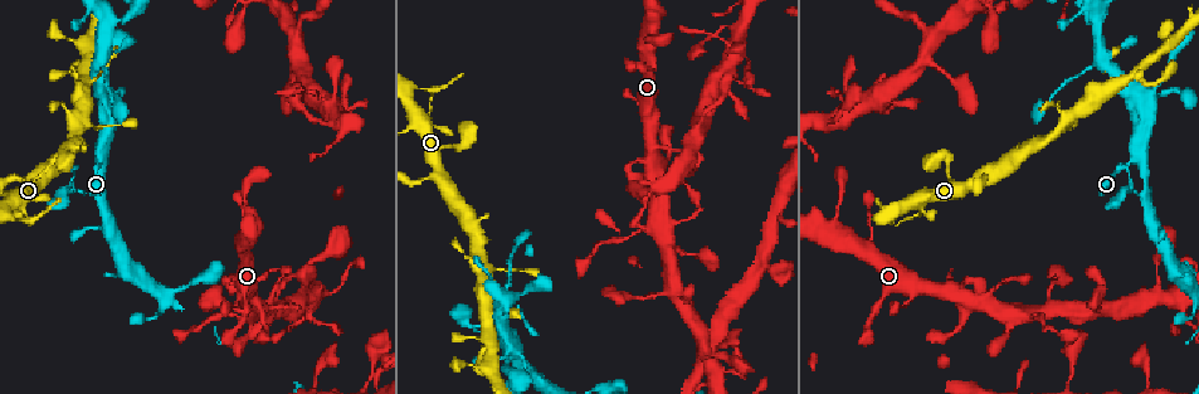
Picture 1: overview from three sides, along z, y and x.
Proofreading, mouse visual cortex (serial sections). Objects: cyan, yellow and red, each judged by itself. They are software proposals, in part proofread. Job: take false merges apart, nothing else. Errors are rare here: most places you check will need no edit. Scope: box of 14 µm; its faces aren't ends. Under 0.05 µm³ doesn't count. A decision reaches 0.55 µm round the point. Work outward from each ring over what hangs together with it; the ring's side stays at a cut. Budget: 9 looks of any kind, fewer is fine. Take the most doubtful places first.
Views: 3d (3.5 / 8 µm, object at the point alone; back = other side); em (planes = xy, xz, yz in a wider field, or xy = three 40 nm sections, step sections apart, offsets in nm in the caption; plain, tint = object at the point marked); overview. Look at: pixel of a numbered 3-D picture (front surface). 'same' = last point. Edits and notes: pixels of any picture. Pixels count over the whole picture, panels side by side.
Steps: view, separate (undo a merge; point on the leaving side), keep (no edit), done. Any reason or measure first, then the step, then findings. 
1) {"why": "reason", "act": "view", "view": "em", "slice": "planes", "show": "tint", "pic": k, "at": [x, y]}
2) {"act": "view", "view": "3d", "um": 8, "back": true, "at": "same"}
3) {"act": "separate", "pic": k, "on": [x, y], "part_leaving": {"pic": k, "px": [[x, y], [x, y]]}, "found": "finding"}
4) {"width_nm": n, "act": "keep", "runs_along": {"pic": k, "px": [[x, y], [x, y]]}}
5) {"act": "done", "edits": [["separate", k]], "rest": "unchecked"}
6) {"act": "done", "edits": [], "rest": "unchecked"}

{"why": "small branch off a trunk", "act": "view", "view": "em", "slice": "xy", "step": 2, "show": "tint", "pic": 1, "at": [21, 209]}

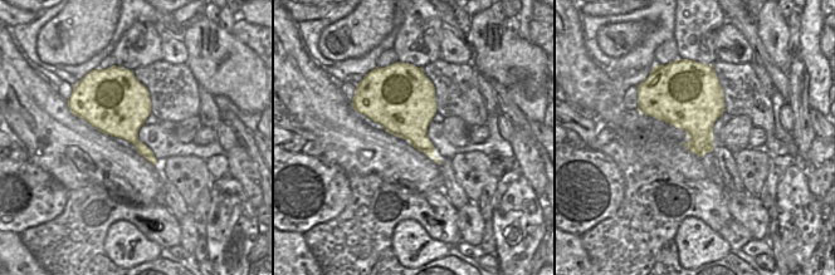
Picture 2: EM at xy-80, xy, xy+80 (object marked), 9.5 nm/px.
{"why": "wider look", "act": "view", "view": "3d", "um": 3.5, "at": "same"}

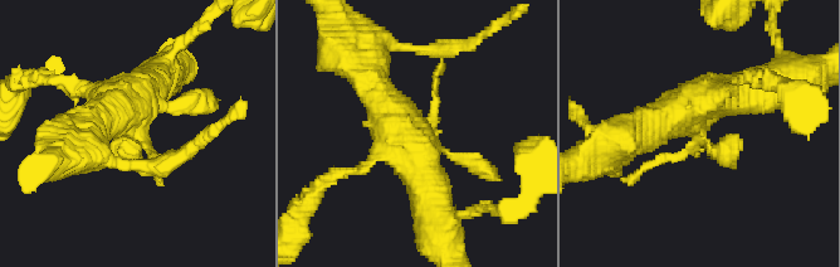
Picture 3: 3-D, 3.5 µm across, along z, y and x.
{"act": "keep", "runs_along": {"pic": 3, "px": [[155, 79], [120, 134]]}, "found": "one cell here"}

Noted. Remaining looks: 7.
{"why": "sudden change in width", "act": "view", "view": "3d", "um": 3.5, "pic": 1, "at": [231, 314]}

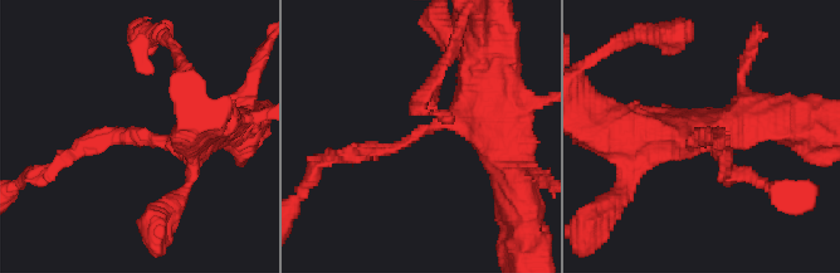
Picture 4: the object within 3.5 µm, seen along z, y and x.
{"arm_widths_nm": [200, 400], "act": "view", "view": "em", "slice": "xy", "step": 2, "show": "tint", "pic": 4, "at": [423, 128]}

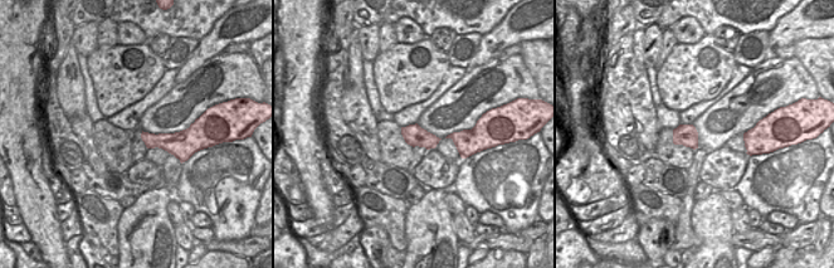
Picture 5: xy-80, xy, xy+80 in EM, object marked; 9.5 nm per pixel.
{"act": "keep", "runs_along": {"pic": 4, "px": [[486, 84], [454, 120], [351, 155]]}, "found": "all the same cell"}

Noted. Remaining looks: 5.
{"why": "abrupt turn", "act": "view", "view": "3d", "um": 3.5, "back": true, "pic": 1, "at": [102, 16]}

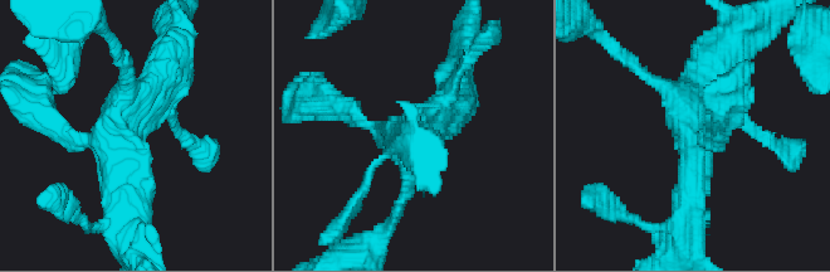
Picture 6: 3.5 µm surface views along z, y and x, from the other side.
{"act": "view", "view": "em", "slice": "xy", "step": 3, "show": "tint", "pic": 6, "at": [127, 125]}

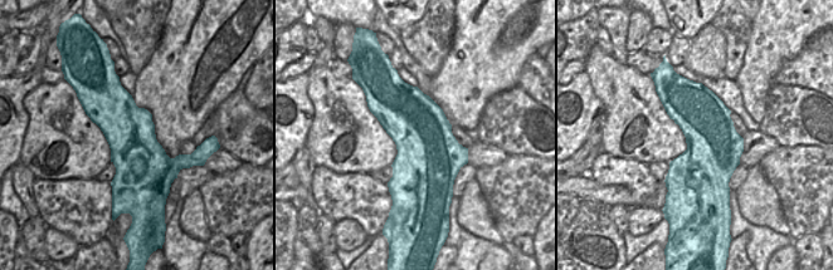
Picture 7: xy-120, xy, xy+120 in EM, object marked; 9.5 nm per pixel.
{"why": "another direction", "act": "view", "view": "em", "slice": "xy", "step": 5, "show": "tint", "at": "same"}

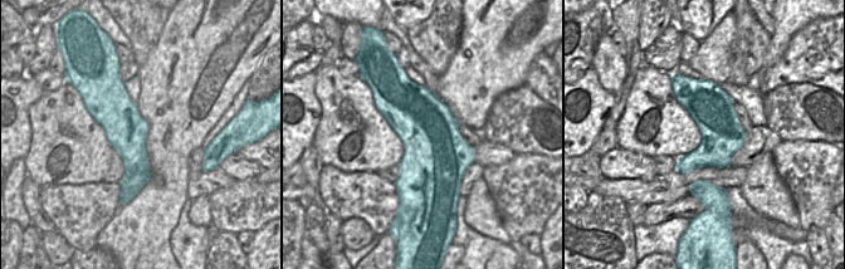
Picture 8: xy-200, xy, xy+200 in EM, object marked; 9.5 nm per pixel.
{"width_nm": 600, "act": "keep", "runs_along": {"pic": 6, "px": [[688, 209], [701, 112], [750, 124]]}, "found": "one cell here"}

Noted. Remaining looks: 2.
{"why": "two arms in line, one across", "act": "view", "view": "3d", "um": 8, "pic": 1, "at": [871, 253]}

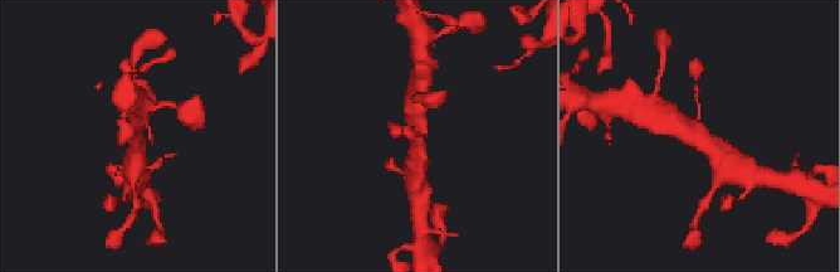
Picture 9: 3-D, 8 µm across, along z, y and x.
{"arms": 3, "arm_widths_nm": [150, 500, 500], "why": "need the tissue", "act": "view", "view": "em", "slice": "xy", "step": 5, "show": "tint", "pic": 9, "at": [695, 131]}

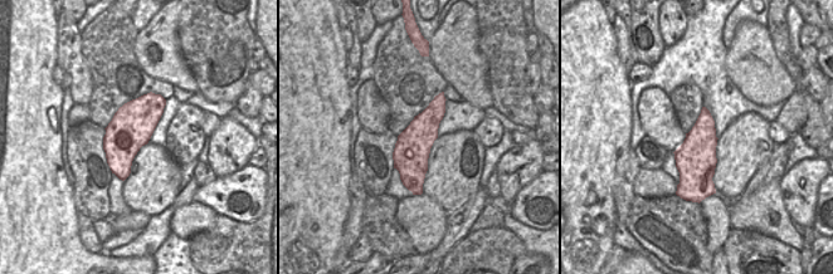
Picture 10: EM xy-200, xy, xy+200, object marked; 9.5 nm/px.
{"act": "keep", "runs_along": {"pic": 10, "px": [[441, 97], [415, 141], [415, 191]]}, "found": "continuous, no second cell"}

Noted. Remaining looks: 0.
{"act": "done", "edits": [], "rest": "unchecked"}

